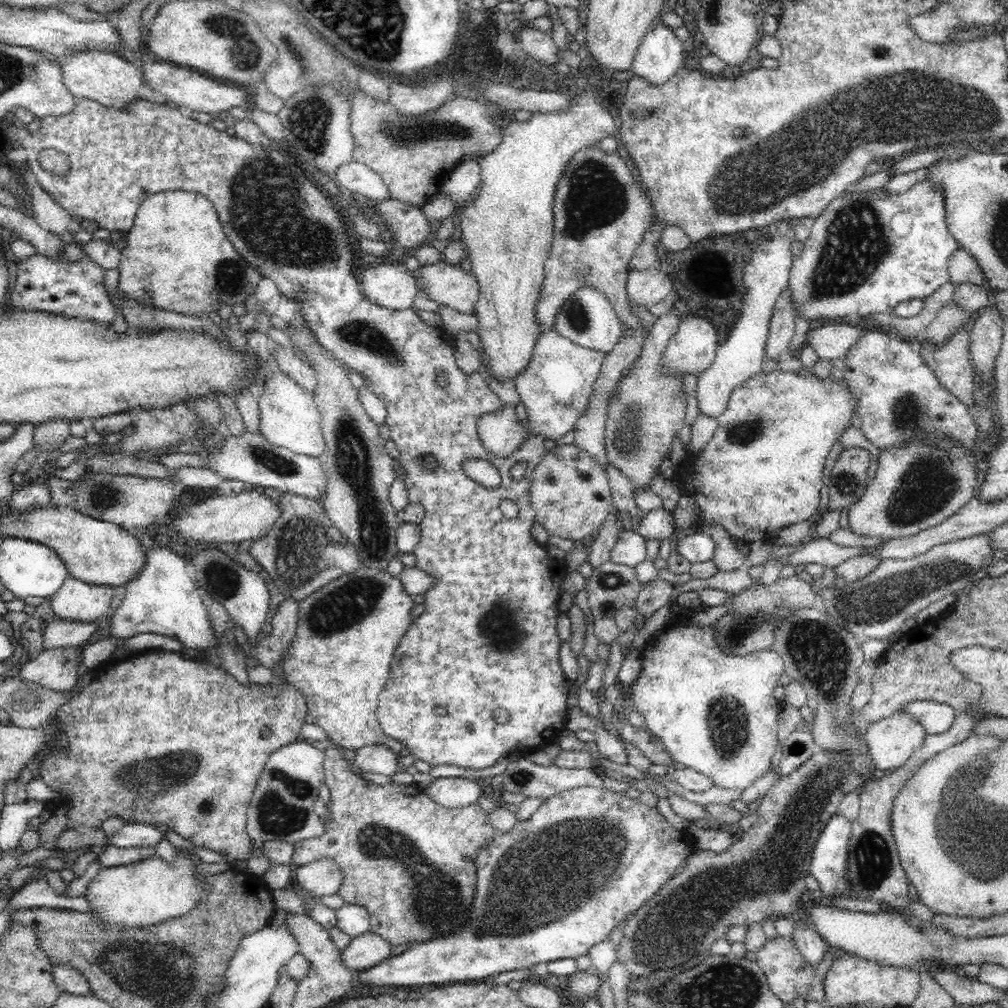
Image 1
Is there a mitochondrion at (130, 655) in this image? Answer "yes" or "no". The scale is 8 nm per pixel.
no

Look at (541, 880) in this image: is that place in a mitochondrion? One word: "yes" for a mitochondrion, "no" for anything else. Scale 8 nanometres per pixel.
yes

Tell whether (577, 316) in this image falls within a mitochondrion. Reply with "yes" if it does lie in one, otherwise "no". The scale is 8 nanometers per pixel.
yes

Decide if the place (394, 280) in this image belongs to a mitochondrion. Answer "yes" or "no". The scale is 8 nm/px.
no

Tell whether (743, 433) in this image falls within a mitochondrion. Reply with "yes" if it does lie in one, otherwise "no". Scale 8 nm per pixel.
yes

